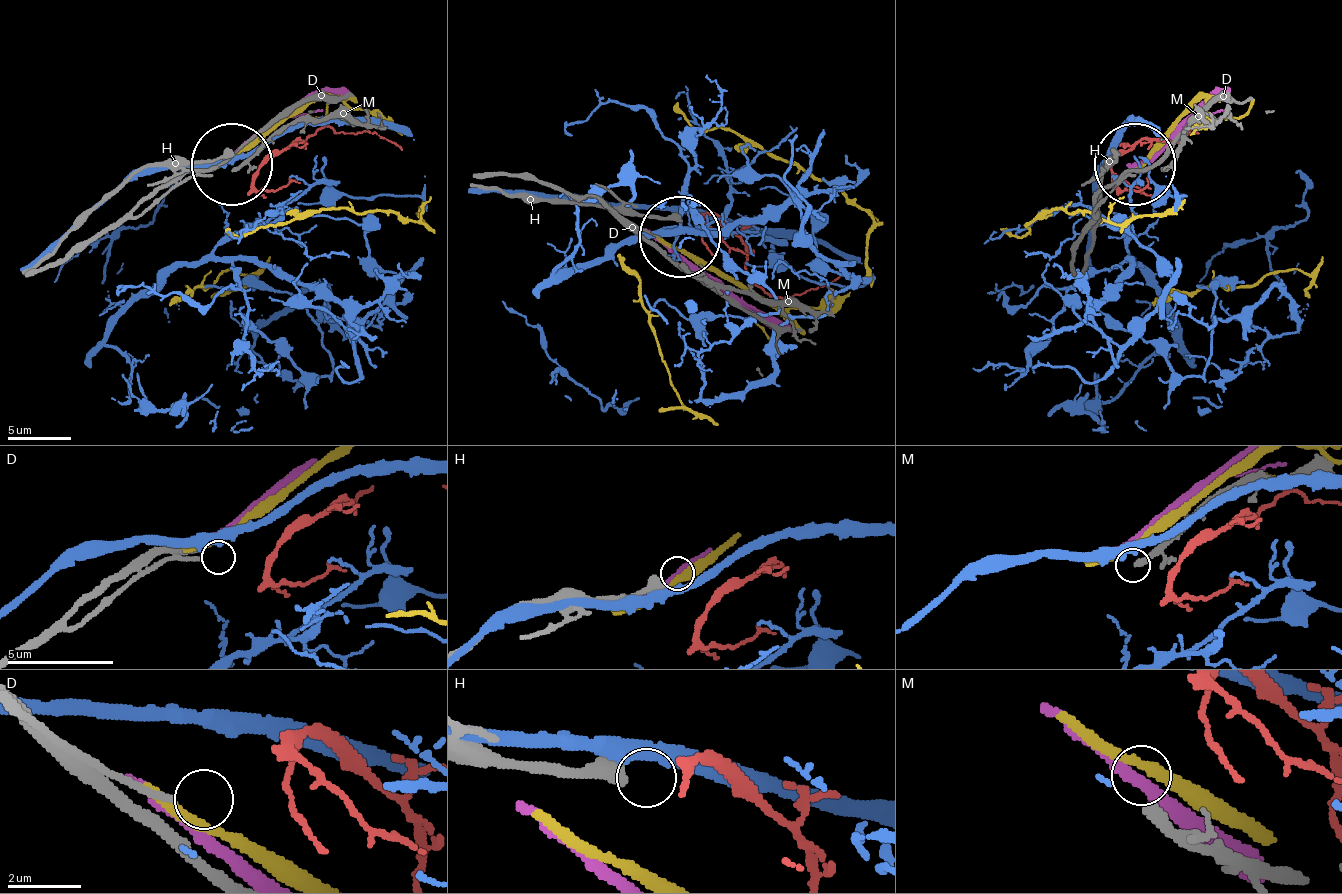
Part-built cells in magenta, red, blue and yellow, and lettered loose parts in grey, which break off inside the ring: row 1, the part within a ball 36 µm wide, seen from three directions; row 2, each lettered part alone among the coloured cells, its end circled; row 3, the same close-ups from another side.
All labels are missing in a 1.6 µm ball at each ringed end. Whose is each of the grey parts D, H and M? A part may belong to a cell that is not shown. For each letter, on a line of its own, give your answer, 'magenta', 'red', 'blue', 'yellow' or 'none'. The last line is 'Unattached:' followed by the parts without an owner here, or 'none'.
D: none
H: none
M: none
Unattached: D, H, M

